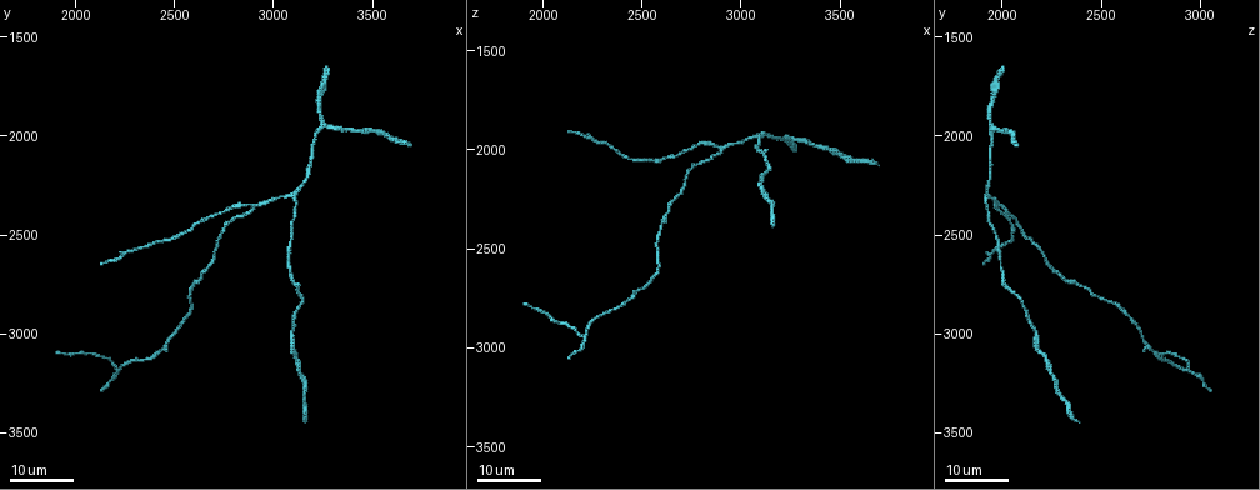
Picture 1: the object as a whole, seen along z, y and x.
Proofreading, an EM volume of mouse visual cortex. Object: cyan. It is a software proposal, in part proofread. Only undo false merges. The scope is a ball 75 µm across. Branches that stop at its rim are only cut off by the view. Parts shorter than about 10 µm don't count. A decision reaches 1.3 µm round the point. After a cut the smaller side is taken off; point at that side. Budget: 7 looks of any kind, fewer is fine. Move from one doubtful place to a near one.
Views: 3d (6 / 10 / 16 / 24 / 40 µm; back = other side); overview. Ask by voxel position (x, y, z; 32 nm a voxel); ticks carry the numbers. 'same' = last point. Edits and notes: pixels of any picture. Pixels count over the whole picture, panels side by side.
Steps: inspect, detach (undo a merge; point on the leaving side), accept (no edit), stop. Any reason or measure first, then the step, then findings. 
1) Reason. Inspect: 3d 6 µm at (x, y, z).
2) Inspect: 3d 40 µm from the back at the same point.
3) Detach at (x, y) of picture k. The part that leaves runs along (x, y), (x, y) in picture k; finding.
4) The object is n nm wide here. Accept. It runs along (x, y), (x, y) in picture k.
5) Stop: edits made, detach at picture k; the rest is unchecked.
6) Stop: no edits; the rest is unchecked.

A fork. Inspect: 3d 24 µm at (3110, 2300, 1930).

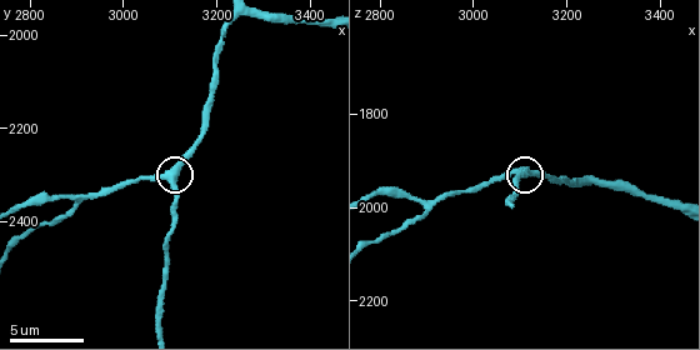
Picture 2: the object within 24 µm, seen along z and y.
Inspect: 3d 10 µm at the same point.

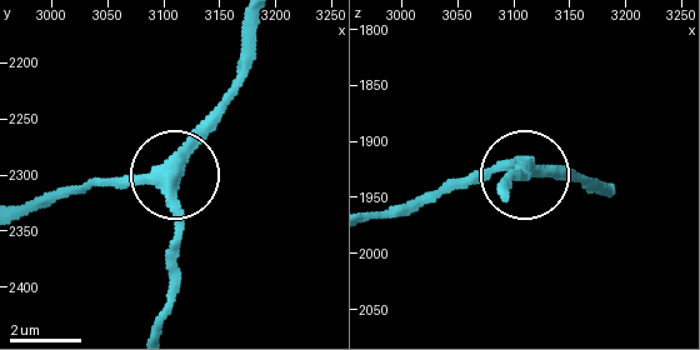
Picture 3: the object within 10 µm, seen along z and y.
Inspect: 3d 10 µm from the back at the same point.

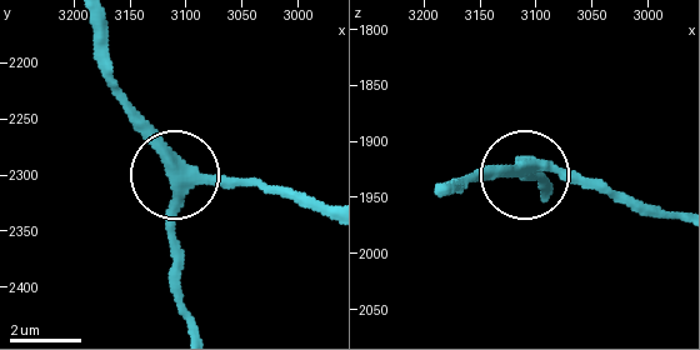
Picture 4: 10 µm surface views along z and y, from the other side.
3 arms meet here. Accept. It runs along (325, 208), (175, 169), (121, 104) in picture 4; all the same cell.

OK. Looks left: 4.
Arms part here. Inspect: 3d 6 µm at (2895, 2345, 1990).

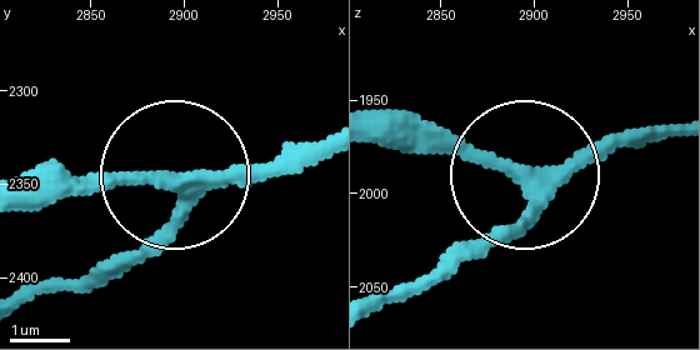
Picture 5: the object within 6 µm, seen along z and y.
3 arms meet here. Accept. It runs along (378, 303), (496, 238), (526, 193), (511, 174), (378, 139) in picture 5; one cell here.

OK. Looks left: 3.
Inspect: 3d 24 µm at (2750, 2450, 2080).

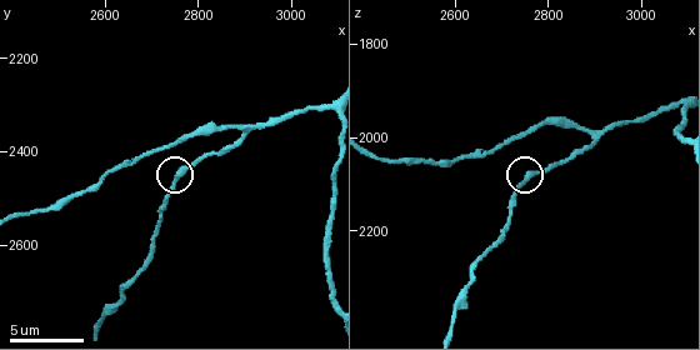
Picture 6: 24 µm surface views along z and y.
Closer look. Inspect: 3d 6 µm at (2760, 2455, 2080).

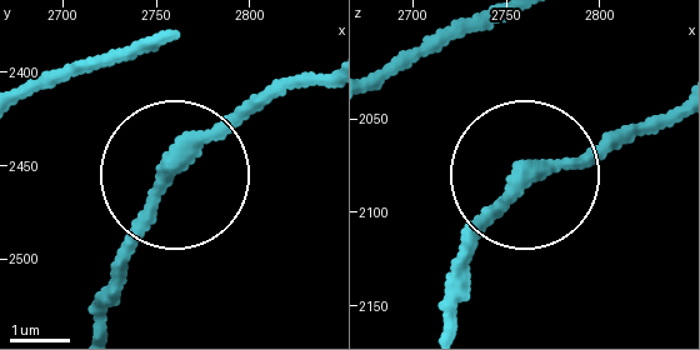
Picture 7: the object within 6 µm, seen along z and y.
Accept. It runs along (184, 170), (274, 80) in picture 7; continuous, no second cell.

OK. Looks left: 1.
Stop: no edits; the rest is unchecked.

